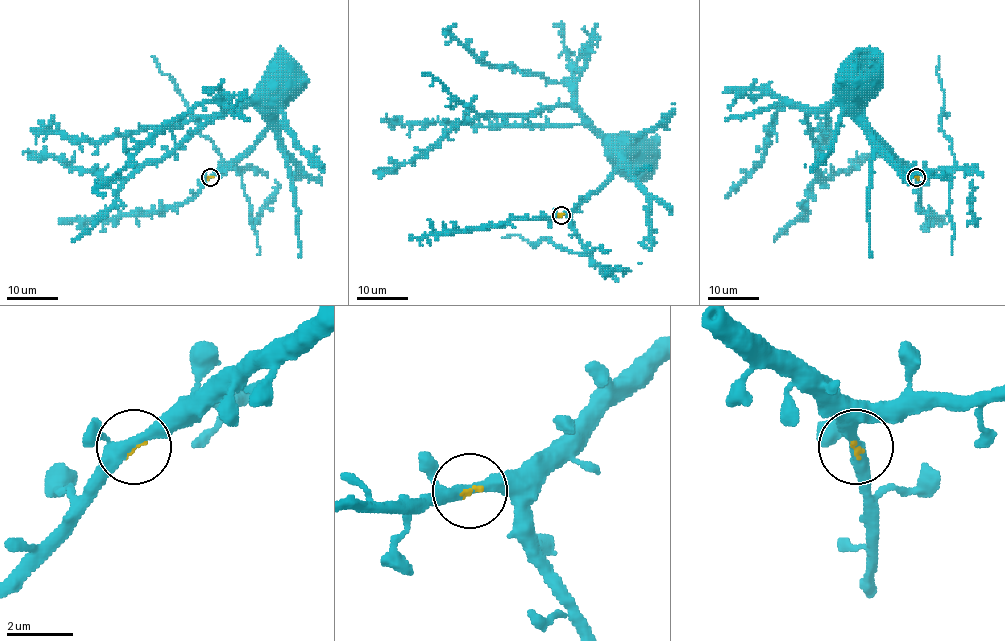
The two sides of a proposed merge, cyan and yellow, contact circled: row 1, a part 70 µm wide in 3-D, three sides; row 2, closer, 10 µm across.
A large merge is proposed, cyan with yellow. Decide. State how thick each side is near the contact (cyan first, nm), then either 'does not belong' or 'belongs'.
calibres 320 and 100 nm; belongs

